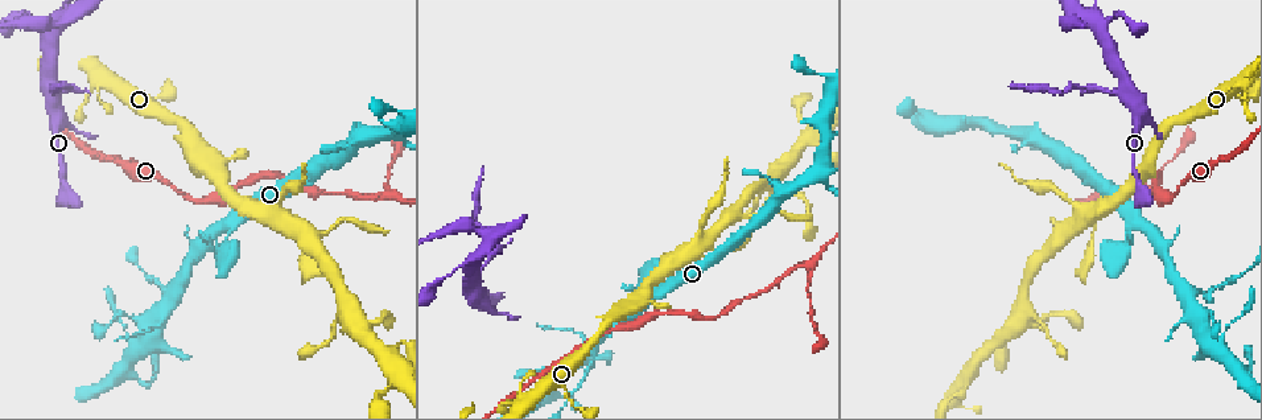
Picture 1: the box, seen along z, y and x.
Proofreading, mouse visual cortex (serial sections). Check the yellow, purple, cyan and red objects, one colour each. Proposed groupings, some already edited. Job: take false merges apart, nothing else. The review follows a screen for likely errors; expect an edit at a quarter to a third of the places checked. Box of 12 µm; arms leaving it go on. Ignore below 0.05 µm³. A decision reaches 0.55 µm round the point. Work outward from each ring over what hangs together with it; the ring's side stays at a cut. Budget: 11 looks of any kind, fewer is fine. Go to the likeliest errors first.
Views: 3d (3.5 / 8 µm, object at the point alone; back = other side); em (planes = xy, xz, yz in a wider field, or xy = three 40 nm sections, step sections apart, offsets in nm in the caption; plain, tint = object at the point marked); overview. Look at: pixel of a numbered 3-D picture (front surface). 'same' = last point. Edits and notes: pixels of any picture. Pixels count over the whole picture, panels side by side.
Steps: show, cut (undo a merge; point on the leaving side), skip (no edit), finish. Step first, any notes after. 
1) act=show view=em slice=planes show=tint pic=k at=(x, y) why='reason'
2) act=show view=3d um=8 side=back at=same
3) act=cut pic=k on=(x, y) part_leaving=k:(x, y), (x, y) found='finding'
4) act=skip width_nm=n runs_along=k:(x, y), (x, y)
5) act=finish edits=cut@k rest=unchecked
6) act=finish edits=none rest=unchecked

act=show view=3d um=3.5 side=back pic=1 at=(383, 196) why='abrupt turn'

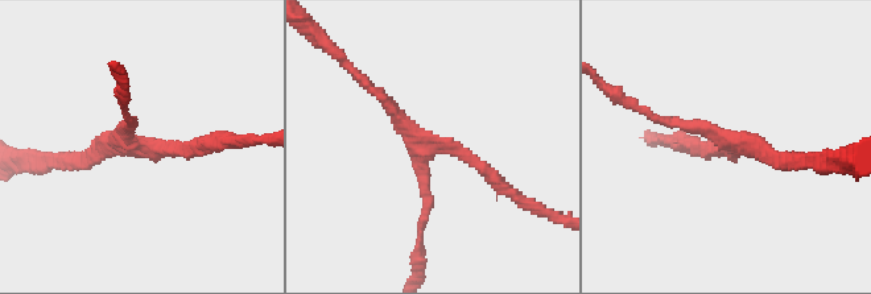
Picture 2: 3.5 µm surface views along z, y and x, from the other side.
act=show view=em slice=xy step=5 show=tint pic=2 at=(141, 143) arms=3 arm_widths_nm=150,150,200

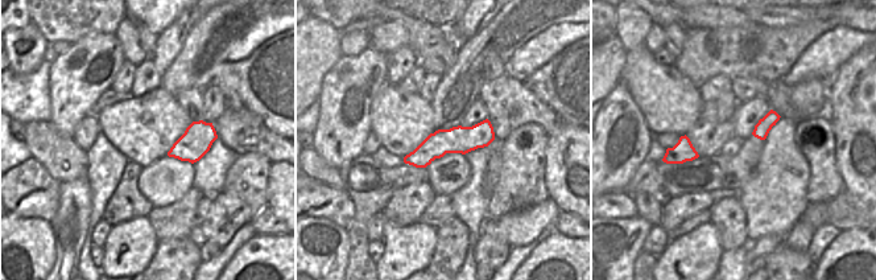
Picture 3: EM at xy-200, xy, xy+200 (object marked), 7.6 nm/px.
act=skip runs_along=2:(508, 189), (434, 145), (422, 219) found='continuous, no second cell'

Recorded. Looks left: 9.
act=show view=3d um=3.5 pic=1 at=(71, 85) why='sharp bend'

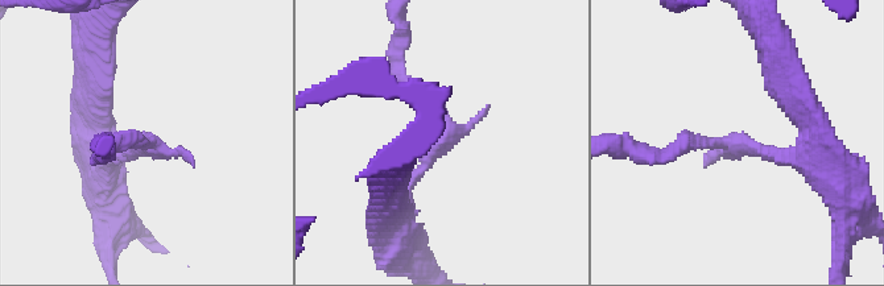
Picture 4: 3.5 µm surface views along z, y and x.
act=skip runs_along=4:(408, 194), (445, 120), (396, 56) found='continuous, no second cell'

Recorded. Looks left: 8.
act=show view=3d um=3.5 pic=1 at=(1118, 251) why='sharp bend'

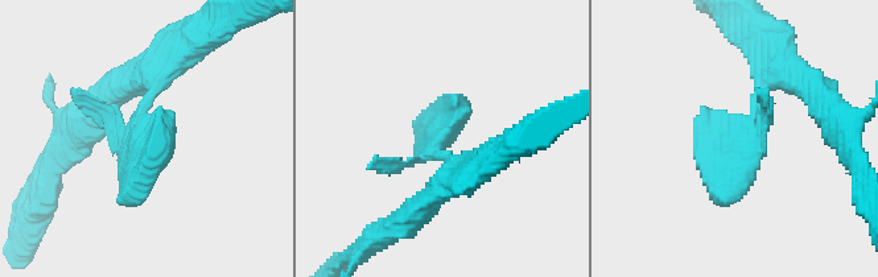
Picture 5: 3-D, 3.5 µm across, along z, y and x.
act=show view=em slice=planes show=plain pic=5 at=(738, 143)

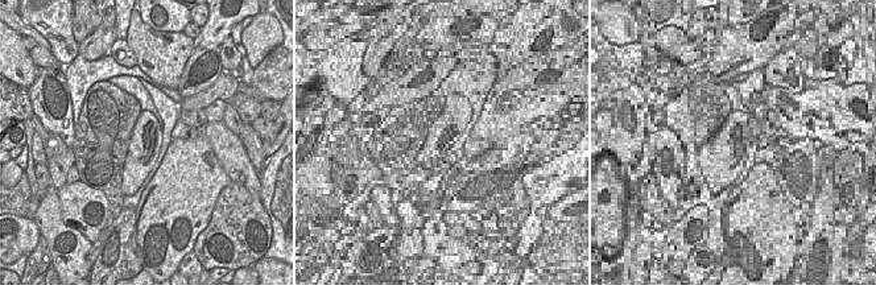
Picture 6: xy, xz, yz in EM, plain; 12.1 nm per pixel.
act=show view=em slice=planes show=tint at=same

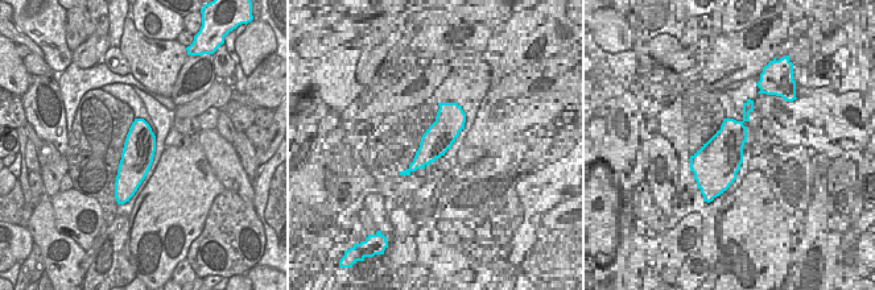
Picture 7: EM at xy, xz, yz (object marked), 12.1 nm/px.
act=skip found='continuous, no second cell'

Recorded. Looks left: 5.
act=show view=3d um=3.5 pic=1 at=(1187, 296) why='sudden change in width'

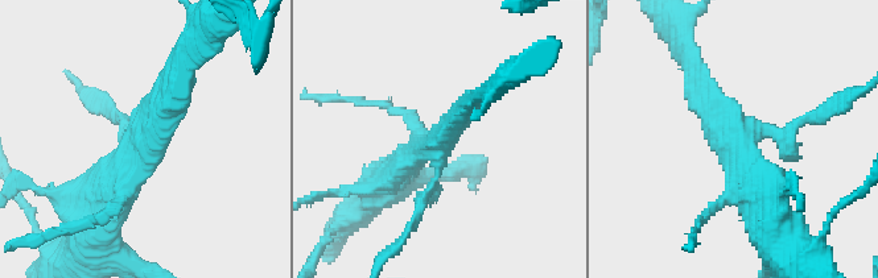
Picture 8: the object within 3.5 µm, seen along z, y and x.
act=show view=em slice=planes show=tint pic=8 at=(141, 145)

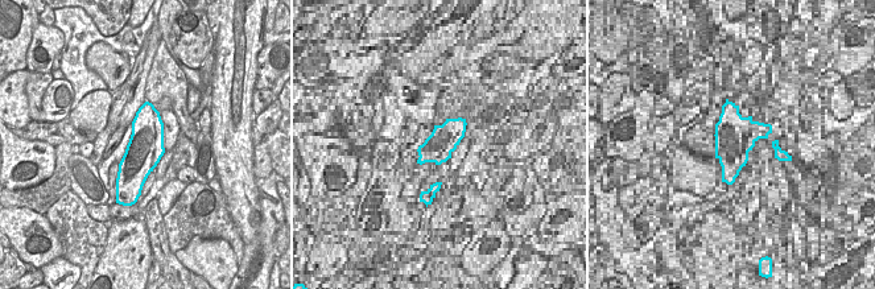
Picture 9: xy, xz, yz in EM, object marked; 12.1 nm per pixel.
act=skip width_nm=440 runs_along=8:(177, 82), (101, 220) found='one cell here'

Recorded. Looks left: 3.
act=show view=3d um=3.5 pic=1 at=(63, 19) why='sharp bend'

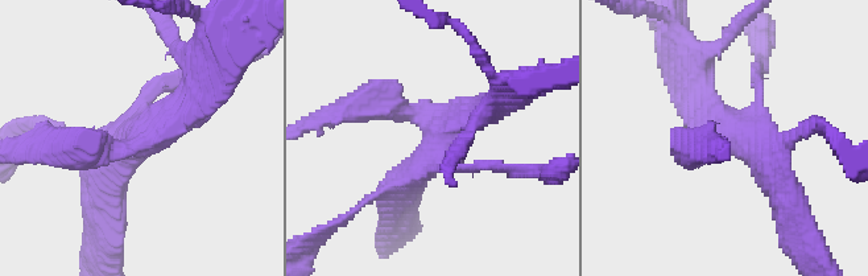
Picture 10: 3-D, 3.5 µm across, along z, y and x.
act=show view=em slice=xy step=1 show=tint pic=10 at=(434, 138) why='need the tissue'

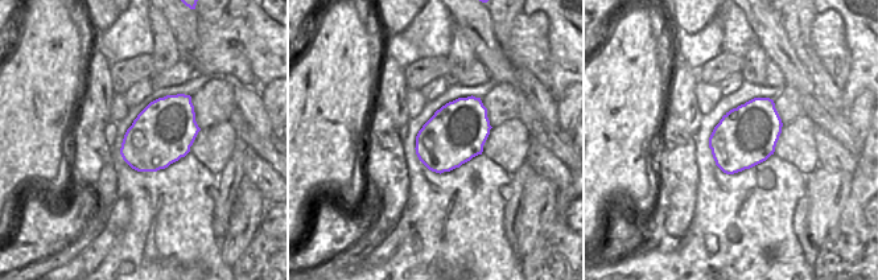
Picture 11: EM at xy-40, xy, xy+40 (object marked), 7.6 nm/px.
act=skip runs_along=10:(784, 188), (745, 139), (691, 148) found='continuous, no second cell'

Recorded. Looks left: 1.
act=finish edits=none rest=unchecked

